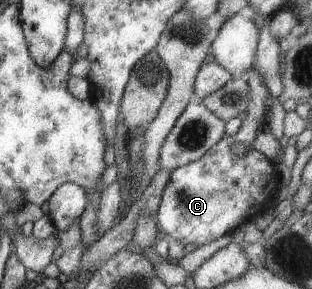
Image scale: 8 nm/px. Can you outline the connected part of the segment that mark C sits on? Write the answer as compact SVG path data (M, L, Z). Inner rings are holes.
M252 67L249 71L250 79L248 81L249 103L247 104L248 117L244 120L242 127L235 135L225 134L220 142L217 142L212 148L209 148L199 159L194 162L175 168L170 173L170 178L165 184L160 204L156 213L158 227L161 235L187 244L205 245L219 239L221 236L228 235L240 229L243 222L253 221L255 217L261 214L266 207L274 206L274 196L279 190L279 174L276 165L266 158L260 151L251 146L243 156L234 152L234 145L245 143L246 146L252 144L256 136L256 131L262 127L261 120L265 115L266 108L264 102L270 96L270 91L266 88L263 78L259 72Z

